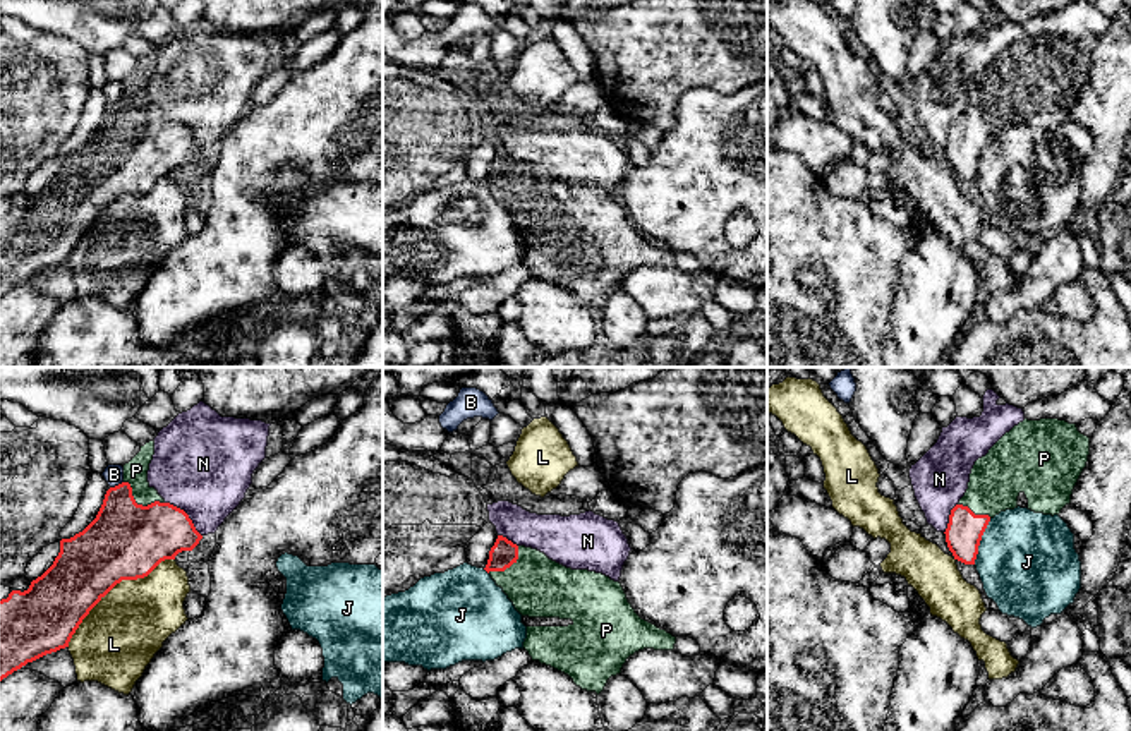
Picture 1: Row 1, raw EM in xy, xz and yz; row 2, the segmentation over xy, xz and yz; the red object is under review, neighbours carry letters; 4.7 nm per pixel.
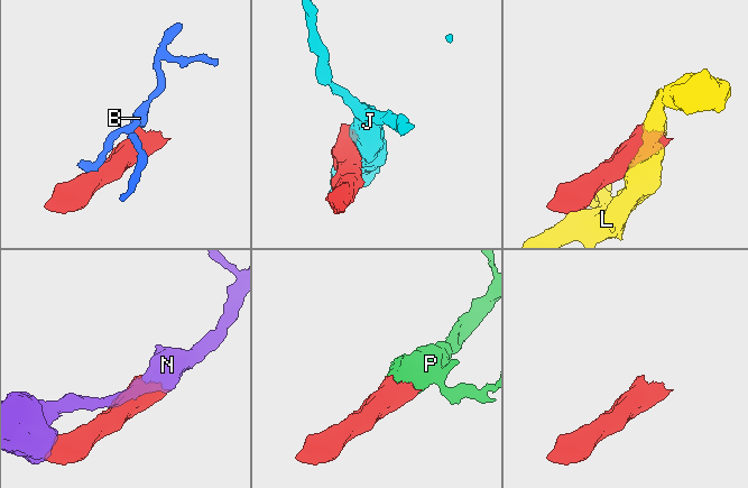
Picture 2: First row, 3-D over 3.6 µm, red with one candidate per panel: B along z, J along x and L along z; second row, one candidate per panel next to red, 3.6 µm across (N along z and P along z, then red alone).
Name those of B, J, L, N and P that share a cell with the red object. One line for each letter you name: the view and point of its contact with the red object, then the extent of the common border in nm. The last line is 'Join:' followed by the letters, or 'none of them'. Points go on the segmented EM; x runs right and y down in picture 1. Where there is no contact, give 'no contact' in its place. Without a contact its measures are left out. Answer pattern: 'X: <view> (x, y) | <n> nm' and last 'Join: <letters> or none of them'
P: xy (139, 505) | 220 nm
Join: P

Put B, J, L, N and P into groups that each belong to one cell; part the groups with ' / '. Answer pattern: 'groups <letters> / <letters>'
groups B / J / L / N / P

